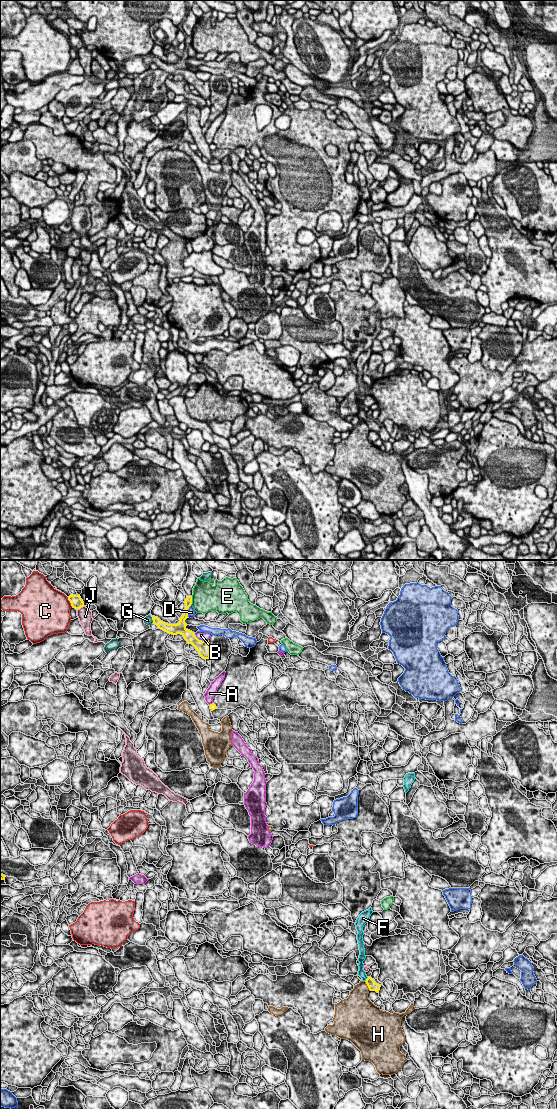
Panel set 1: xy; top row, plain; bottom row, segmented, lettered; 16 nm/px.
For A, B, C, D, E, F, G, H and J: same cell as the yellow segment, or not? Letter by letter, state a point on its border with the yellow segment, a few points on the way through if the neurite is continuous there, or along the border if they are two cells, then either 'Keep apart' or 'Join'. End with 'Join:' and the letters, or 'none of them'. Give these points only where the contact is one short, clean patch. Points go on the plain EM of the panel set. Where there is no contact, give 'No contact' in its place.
A: Touches yellow at xy (210, 144). Keep apart
B: Touches yellow at xy (201, 80). Keep apart
C: Touches yellow at xy (70, 42). Keep apart
D: Touches yellow at xy (187, 51). Keep apart
E: Touches yellow at xy (191, 40). Boundary: xy (192, 36), (190, 44). Keep apart
F: Touches yellow at xy (366, 419). Path across: xy (372, 425), (366, 419), (361, 412). Join
G: Touches yellow at xy (152, 59). Keep apart
H: Touches yellow at xy (367, 425). Keep apart
J: Touches yellow at xy (80, 47). Keep apart
Join: F

